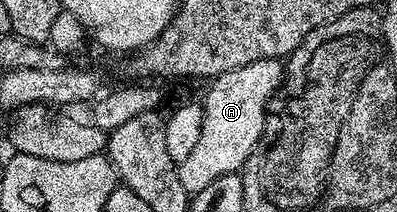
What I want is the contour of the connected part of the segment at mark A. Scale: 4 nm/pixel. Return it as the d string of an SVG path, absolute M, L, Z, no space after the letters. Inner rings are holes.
M274 57L257 59L257 63L245 63L245 67L225 71L208 84L211 86L207 89L207 98L202 98L201 101L201 135L197 138L192 153L177 165L181 187L185 187L188 195L205 191L205 187L209 187L213 179L221 179L221 175L239 173L242 170L253 147L257 147L263 137L271 98L280 92L284 81L284 62Z

